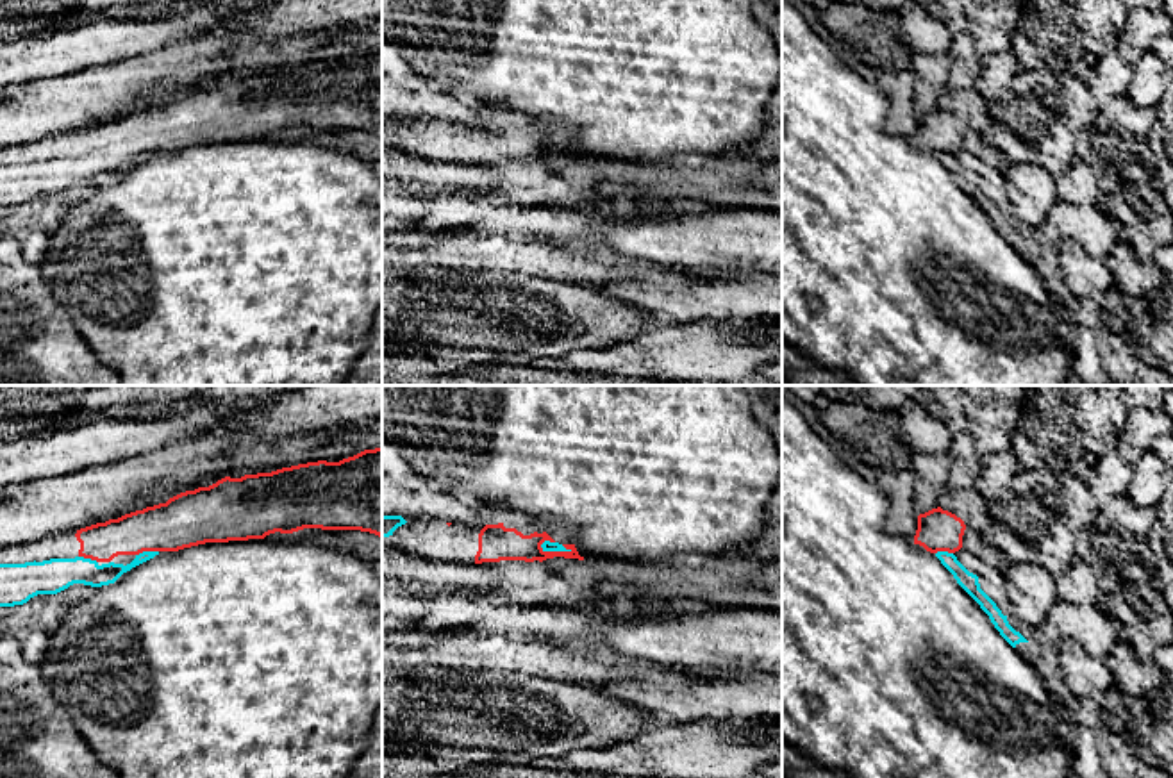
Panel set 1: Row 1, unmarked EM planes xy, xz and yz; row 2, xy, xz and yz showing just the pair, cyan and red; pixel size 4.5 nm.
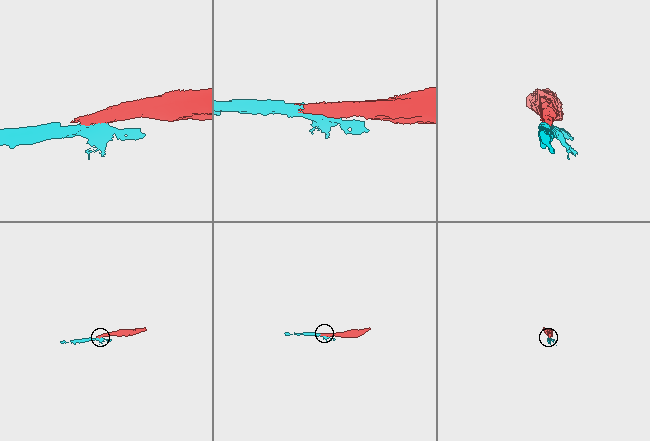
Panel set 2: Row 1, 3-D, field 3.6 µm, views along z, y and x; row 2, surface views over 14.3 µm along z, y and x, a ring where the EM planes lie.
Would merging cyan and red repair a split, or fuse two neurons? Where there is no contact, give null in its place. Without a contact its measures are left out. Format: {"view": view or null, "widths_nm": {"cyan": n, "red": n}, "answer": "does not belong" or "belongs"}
{"view": "xz", "widths_nm": {"cyan": 50, "red": 150}, "answer": "belongs"}

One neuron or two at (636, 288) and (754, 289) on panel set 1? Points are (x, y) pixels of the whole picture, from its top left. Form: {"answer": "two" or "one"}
{"answer": "one"}

